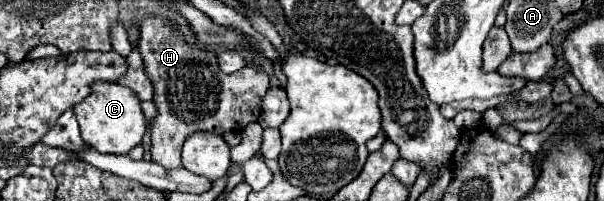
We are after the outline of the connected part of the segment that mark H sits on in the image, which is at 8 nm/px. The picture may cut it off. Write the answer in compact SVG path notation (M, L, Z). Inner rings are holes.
M145 16L141 22L141 38L139 38L139 52L143 64L147 68L147 76L155 84L153 102L157 106L157 116L151 120L151 156L153 162L165 168L179 168L181 166L181 148L187 136L193 132L213 132L225 134L229 130L243 130L251 122L257 122L261 116L261 100L269 88L269 74L259 66L245 66L235 74L225 74L219 68L217 56L213 52L195 48L187 44L181 32L173 26L173 22L165 16Z

